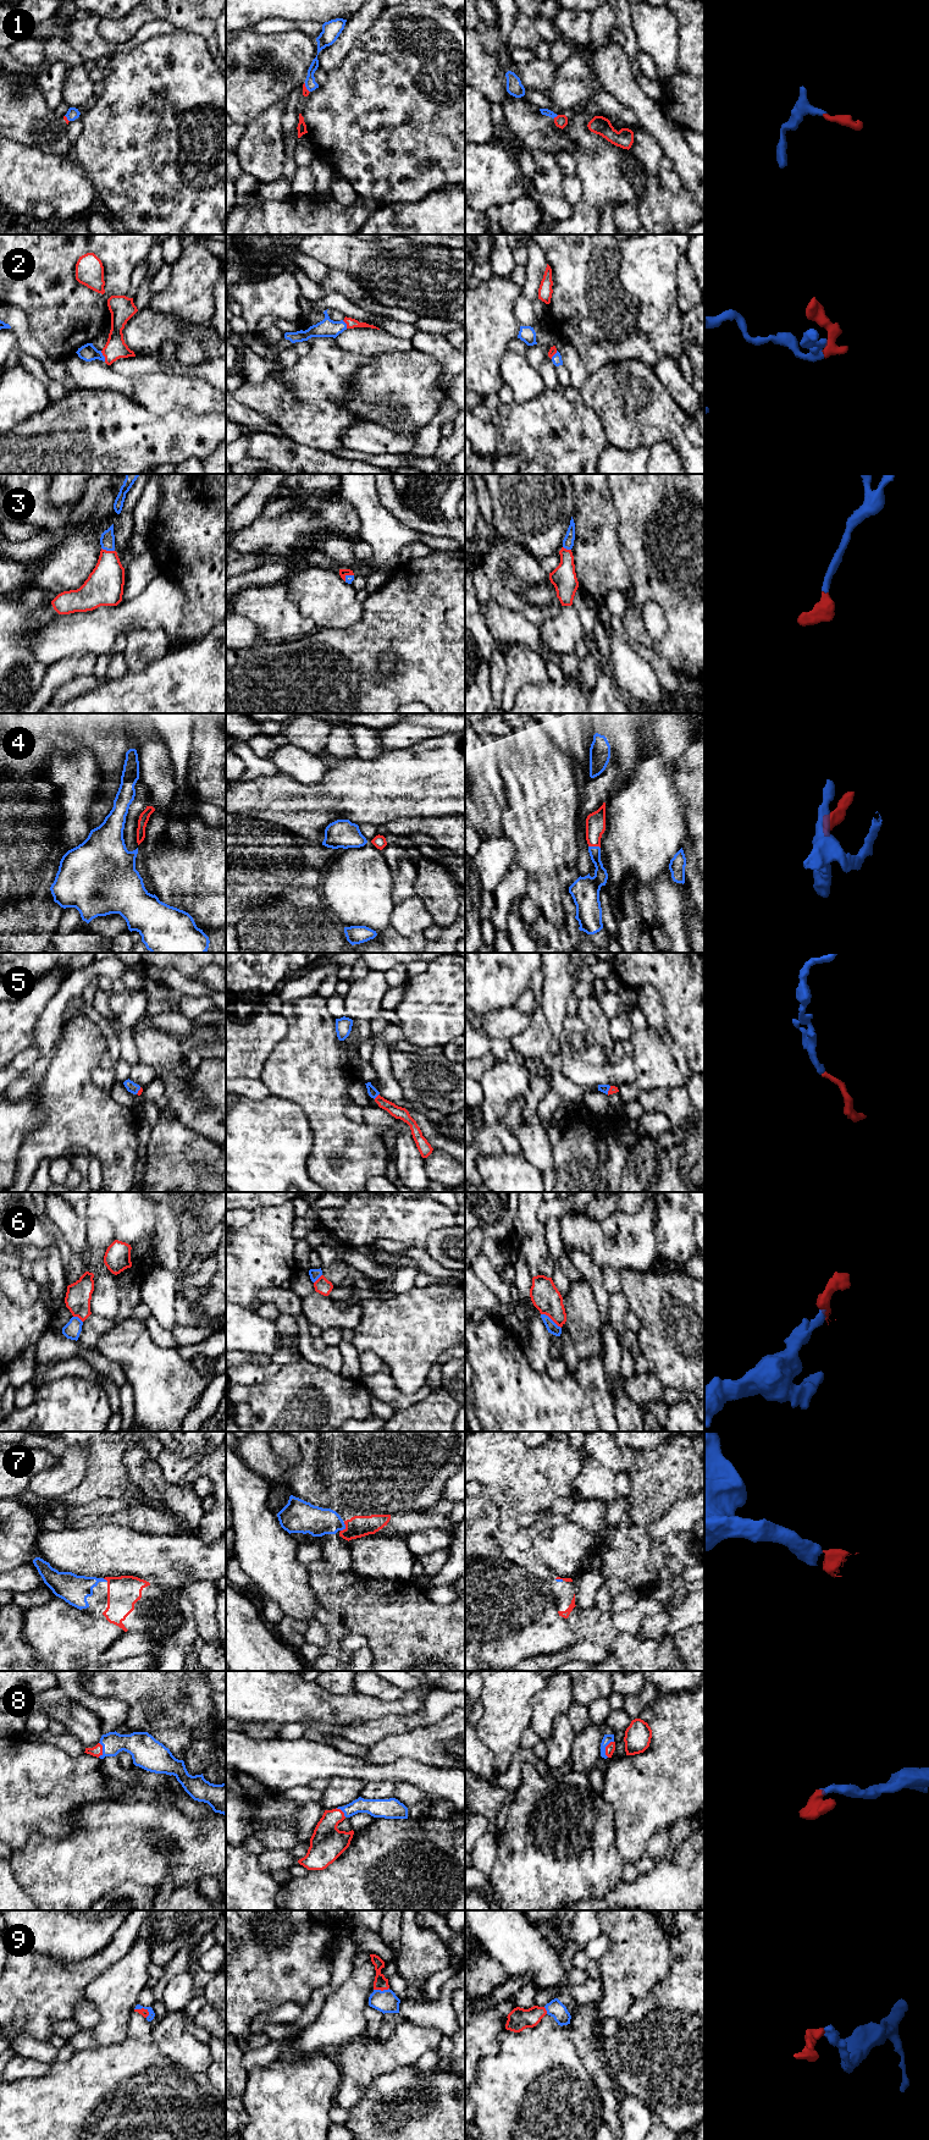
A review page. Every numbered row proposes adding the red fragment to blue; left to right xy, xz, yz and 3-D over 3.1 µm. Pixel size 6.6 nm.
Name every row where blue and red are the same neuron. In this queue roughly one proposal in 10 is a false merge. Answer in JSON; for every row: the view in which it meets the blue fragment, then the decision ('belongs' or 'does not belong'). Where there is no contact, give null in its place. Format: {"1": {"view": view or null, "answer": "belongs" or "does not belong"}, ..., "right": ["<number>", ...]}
{"1": {"view": "yz", "answer": "belongs"}, "2": {"view": "xy", "answer": "belongs"}, "3": {"view": "xy", "answer": "belongs"}, "4": {"view": "yz", "answer": "belongs"}, "5": {"view": "xz", "answer": "belongs"}, "6": {"view": "yz", "answer": "does not belong"}, "7": {"view": "xz", "answer": "belongs"}, "8": {"view": "yz", "answer": "belongs"}, "9": {"view": "xz", "answer": "belongs"}, "right": ["1", "2", "3", "4", "5", "7", "8", "9"]}

